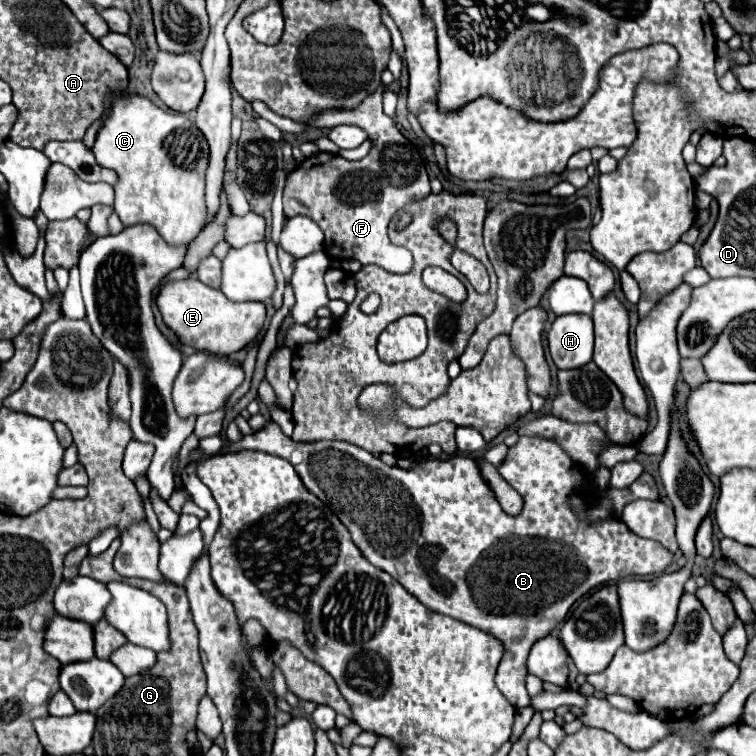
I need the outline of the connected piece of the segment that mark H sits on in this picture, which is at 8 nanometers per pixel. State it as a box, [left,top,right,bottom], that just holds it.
[548,315,594,369]

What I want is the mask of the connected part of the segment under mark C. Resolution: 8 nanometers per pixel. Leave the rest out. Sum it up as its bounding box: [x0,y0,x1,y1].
[92,95,208,245]

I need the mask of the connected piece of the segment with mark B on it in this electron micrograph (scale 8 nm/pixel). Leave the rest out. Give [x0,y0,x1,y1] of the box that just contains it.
[222,421,674,707]

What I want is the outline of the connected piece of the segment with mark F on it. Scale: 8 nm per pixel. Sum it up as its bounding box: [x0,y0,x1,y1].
[284,93,430,273]

